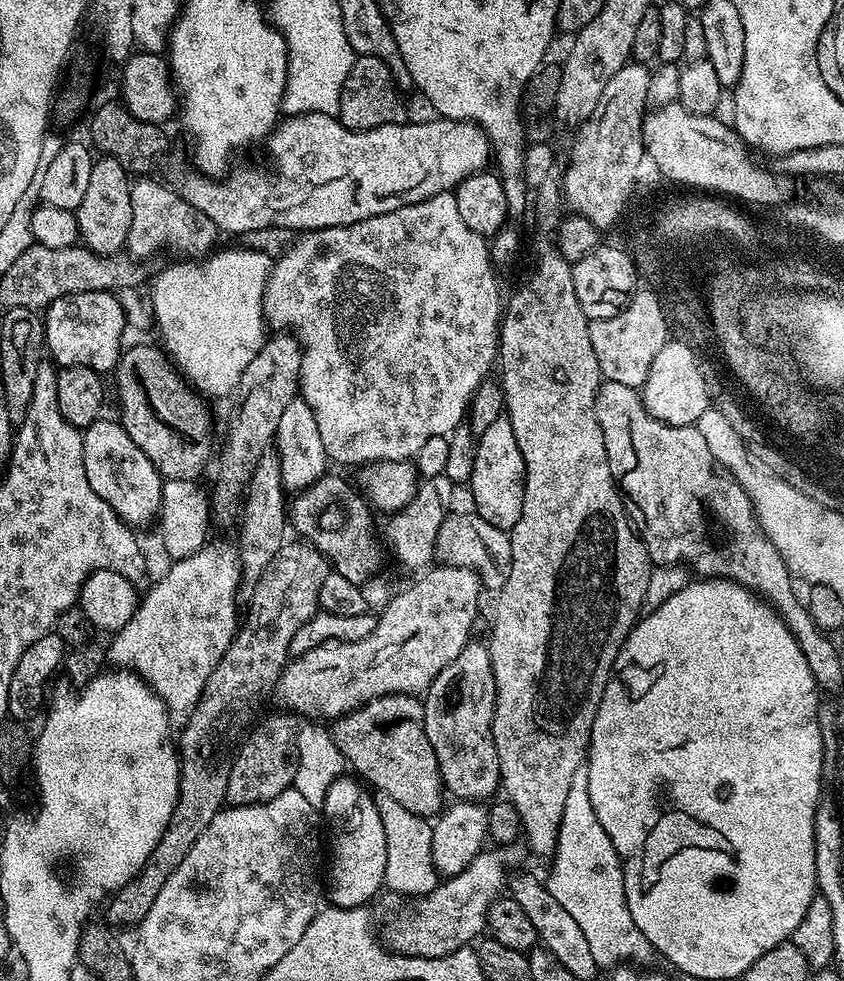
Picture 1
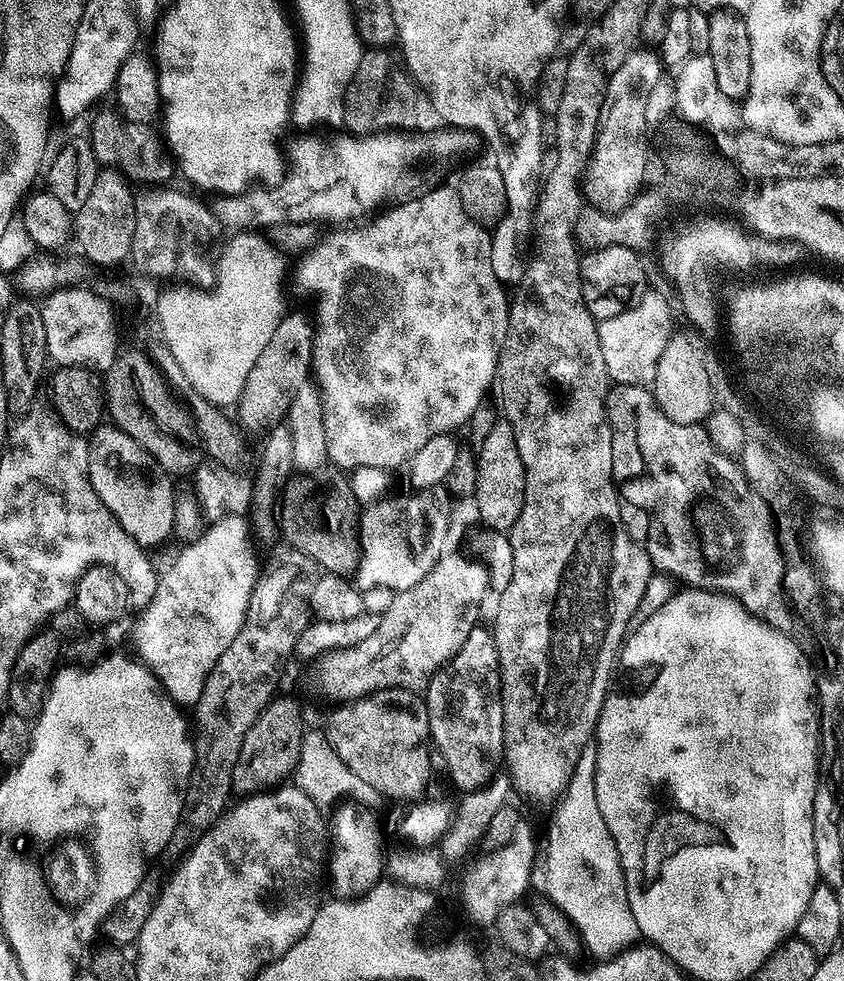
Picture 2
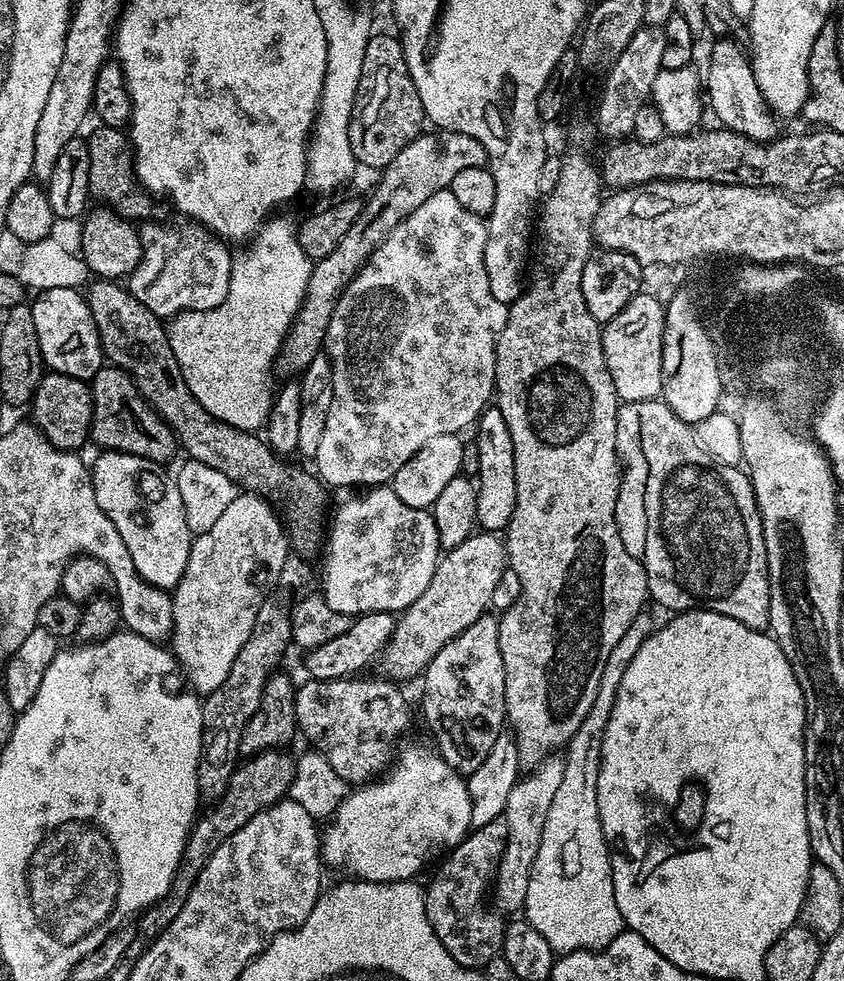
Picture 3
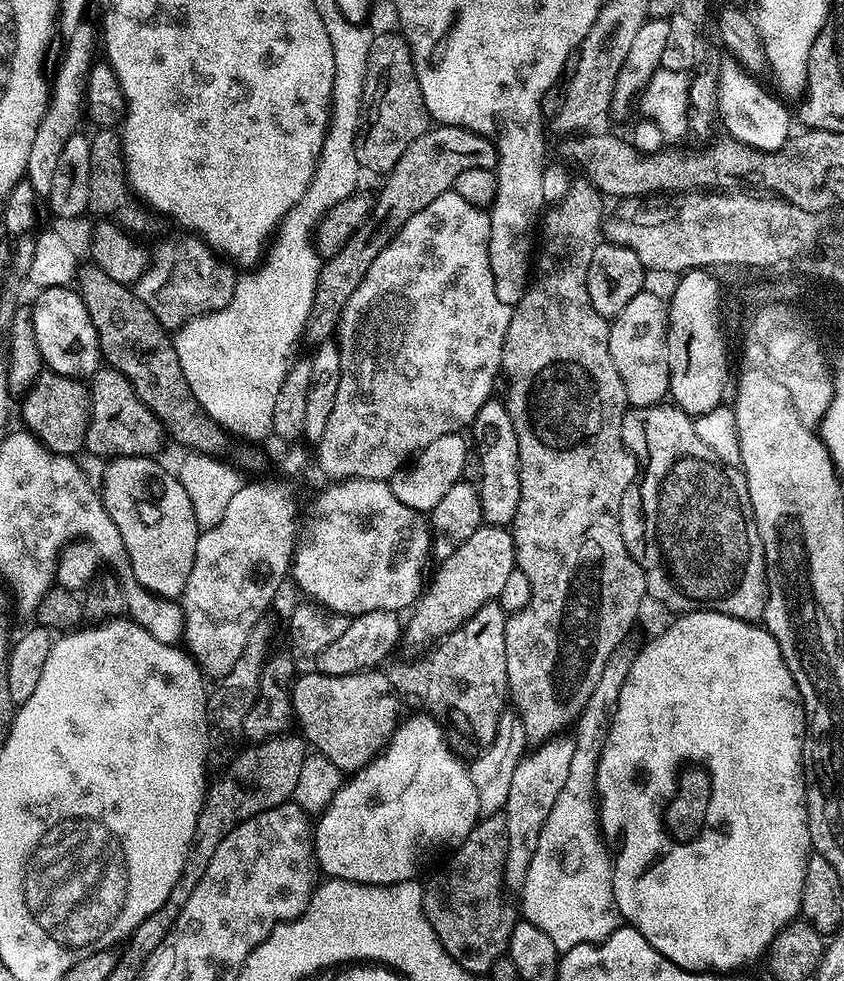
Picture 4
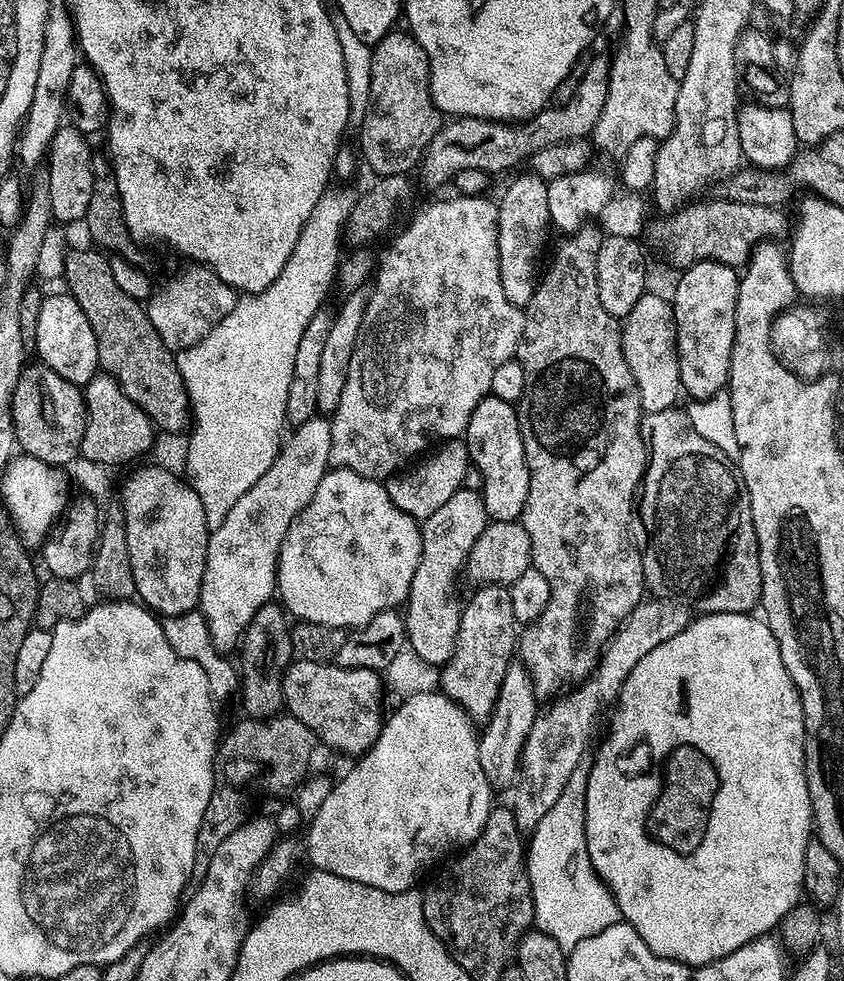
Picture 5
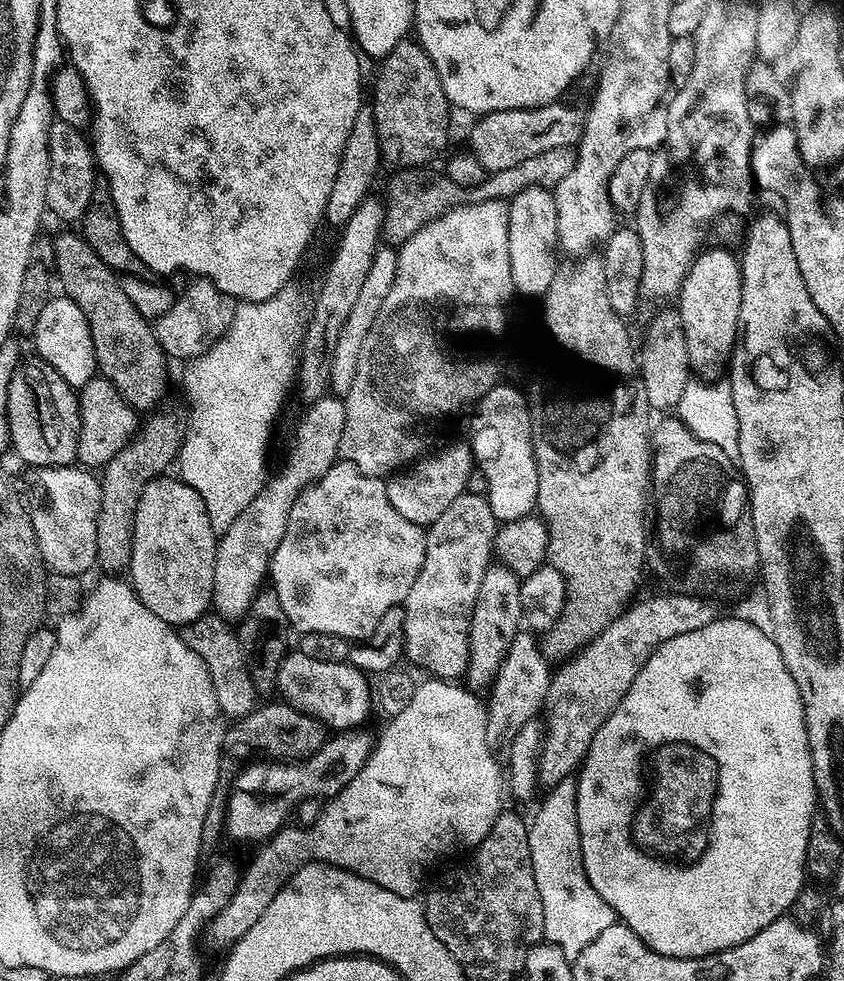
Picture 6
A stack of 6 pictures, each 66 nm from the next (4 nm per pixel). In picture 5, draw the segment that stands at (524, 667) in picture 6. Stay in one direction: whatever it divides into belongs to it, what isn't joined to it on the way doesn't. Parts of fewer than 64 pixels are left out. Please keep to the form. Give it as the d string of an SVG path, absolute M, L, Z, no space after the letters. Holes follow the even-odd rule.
M512 663L506 670L506 678L502 678L502 690L498 690L498 698L492 716L483 725L484 732L482 728L478 736L482 770L492 783L493 789L505 788L508 790L515 785L520 771L524 743L538 715L536 703L538 703L538 697L530 674L525 670L523 664Z

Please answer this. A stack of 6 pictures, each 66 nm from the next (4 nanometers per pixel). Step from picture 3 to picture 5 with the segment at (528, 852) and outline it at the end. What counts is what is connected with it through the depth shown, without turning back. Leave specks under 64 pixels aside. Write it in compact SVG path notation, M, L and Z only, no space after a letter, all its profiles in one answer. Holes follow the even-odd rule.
M645 598L641 600L639 606L625 618L618 626L615 634L609 638L608 645L600 653L600 662L596 665L593 672L571 690L557 695L549 703L553 704L545 712L543 709L537 715L534 726L524 743L524 750L521 753L520 771L516 777L516 783L510 792L510 795L512 795L510 807L520 833L530 834L533 832L536 824L542 822L543 816L546 815L546 810L550 810L550 806L554 806L558 794L562 794L562 790L566 790L566 782L570 782L570 774L574 774L576 767L585 759L584 751L588 748L588 739L591 738L592 731L596 728L596 719L600 716L600 703L603 700L609 700L609 702L615 701L620 695L630 670L634 670L634 666L638 666L638 662L642 662L642 658L646 658L646 654L650 654L650 650L654 650L654 646L669 641L675 634L681 633L691 619L692 610L684 604L659 598Z

